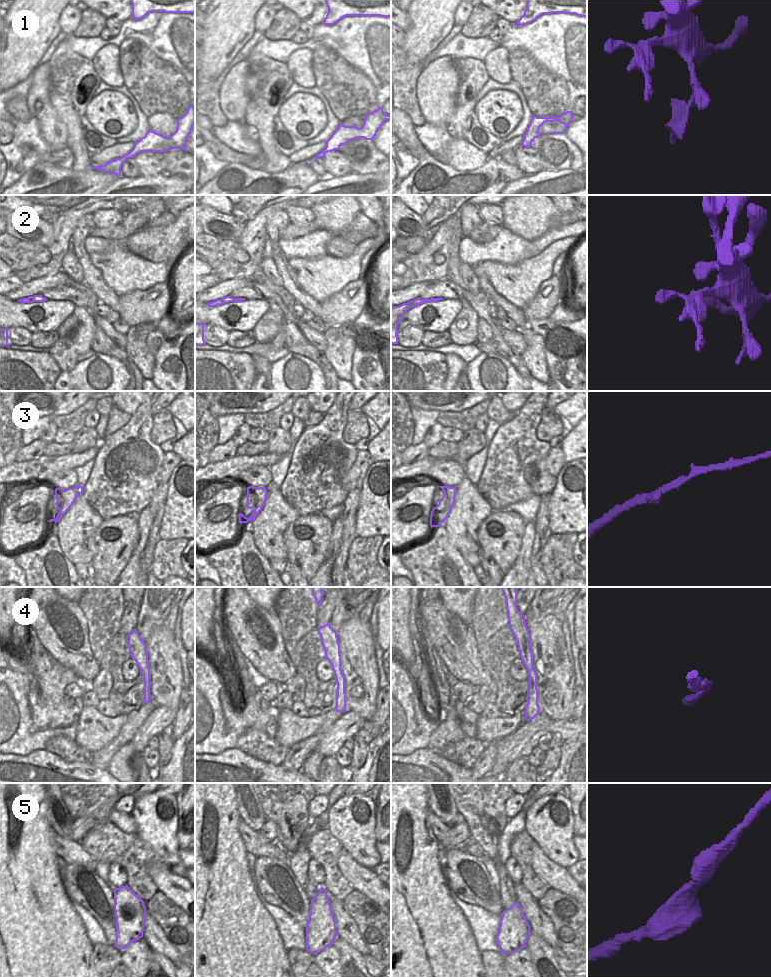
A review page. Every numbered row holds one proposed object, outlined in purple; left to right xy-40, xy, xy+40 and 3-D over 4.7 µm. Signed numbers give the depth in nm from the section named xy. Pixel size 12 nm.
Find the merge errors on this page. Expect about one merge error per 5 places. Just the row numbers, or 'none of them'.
1

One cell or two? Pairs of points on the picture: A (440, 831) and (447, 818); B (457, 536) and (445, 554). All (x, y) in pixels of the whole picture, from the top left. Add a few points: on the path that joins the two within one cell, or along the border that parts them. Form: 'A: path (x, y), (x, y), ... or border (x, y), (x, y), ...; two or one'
A: border (430, 809), (448, 827); two
B: border (442, 523), (449, 542), (459, 552); two

